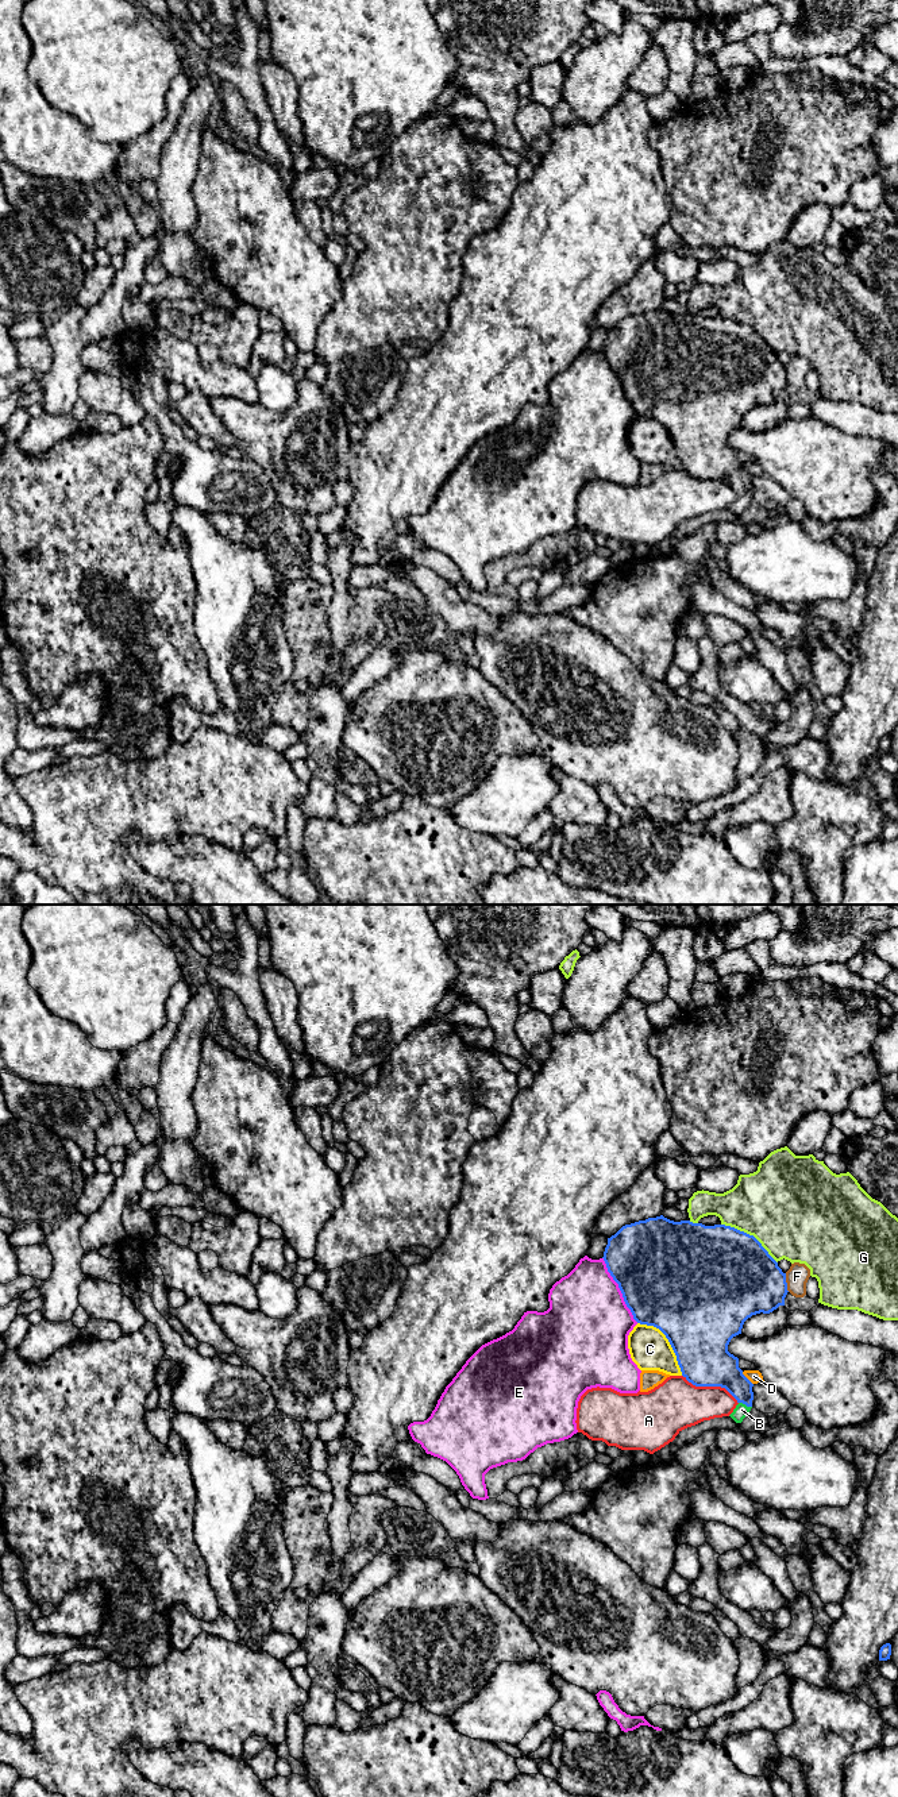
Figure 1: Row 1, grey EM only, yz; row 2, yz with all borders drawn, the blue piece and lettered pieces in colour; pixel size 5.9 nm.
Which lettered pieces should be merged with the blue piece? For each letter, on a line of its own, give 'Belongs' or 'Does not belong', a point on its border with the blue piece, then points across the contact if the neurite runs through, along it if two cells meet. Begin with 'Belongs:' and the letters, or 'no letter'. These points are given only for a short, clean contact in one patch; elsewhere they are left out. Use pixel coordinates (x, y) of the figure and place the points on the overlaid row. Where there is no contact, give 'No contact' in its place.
Belongs: B
A: Does not belong. Touches blue at yz (710, 1385)
B: Belongs. Touches blue at yz (746, 1404). Path across: yz (723, 1369), (742, 1389), (746, 1404), (742, 1410)
C: Does not belong. Touches blue at yz (669, 1341)
D: Does not belong. Touches blue at yz (747, 1379)
E: Does not belong. Touches blue at yz (620, 1290)
F: Does not belong. Touches blue at yz (786, 1283)
G: Does not belong. Touches blue at yz (751, 1236)

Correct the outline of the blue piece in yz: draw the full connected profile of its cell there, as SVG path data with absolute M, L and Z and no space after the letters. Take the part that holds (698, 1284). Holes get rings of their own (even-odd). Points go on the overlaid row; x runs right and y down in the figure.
M663 1215L623 1226L608 1238L604 1252L608 1272L618 1284L627 1307L640 1324L659 1329L668 1339L682 1376L695 1387L725 1388L737 1405L729 1415L741 1423L752 1408L754 1384L739 1368L739 1358L728 1351L731 1339L741 1334L744 1322L756 1314L770 1314L785 1306L786 1273L754 1237L725 1225L705 1226L690 1221L674 1222Z

